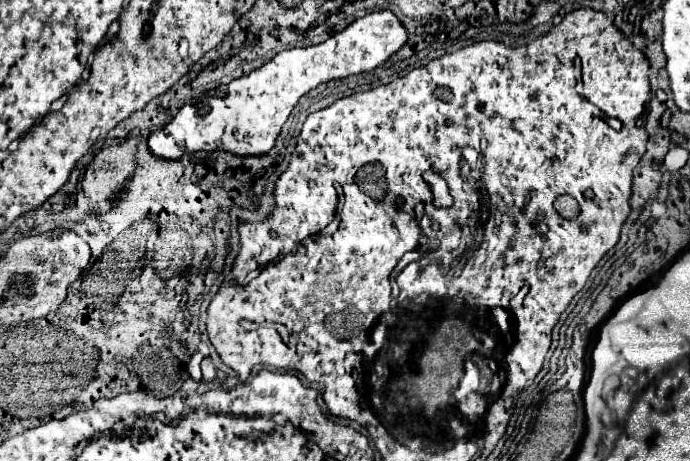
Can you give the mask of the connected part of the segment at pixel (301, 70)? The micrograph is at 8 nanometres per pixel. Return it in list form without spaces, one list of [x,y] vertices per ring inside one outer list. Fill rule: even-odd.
[[[391,11],[365,15],[319,45],[277,53],[253,73],[229,85],[215,87],[193,103],[187,103],[171,123],[149,135],[149,151],[167,161],[177,161],[181,155],[193,151],[217,149],[235,155],[265,155],[273,149],[283,123],[301,95],[329,79],[343,79],[375,69],[397,53],[405,41],[407,31]]]

